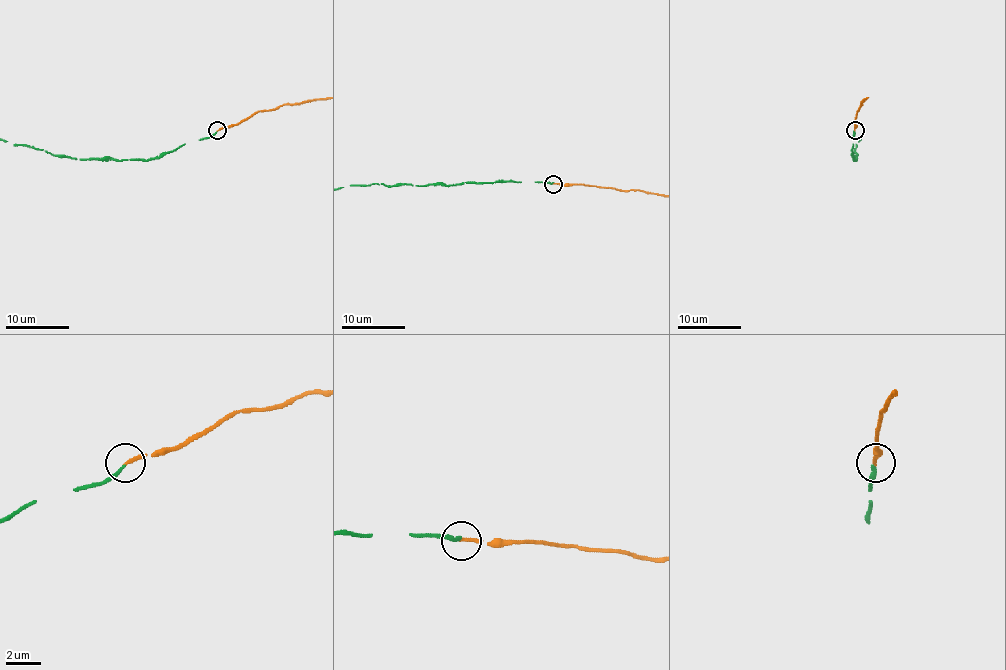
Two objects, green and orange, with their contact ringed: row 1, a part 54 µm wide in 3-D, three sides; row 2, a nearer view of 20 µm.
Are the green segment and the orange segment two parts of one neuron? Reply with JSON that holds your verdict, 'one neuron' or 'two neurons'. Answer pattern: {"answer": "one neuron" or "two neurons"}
{"answer": "one neuron"}

